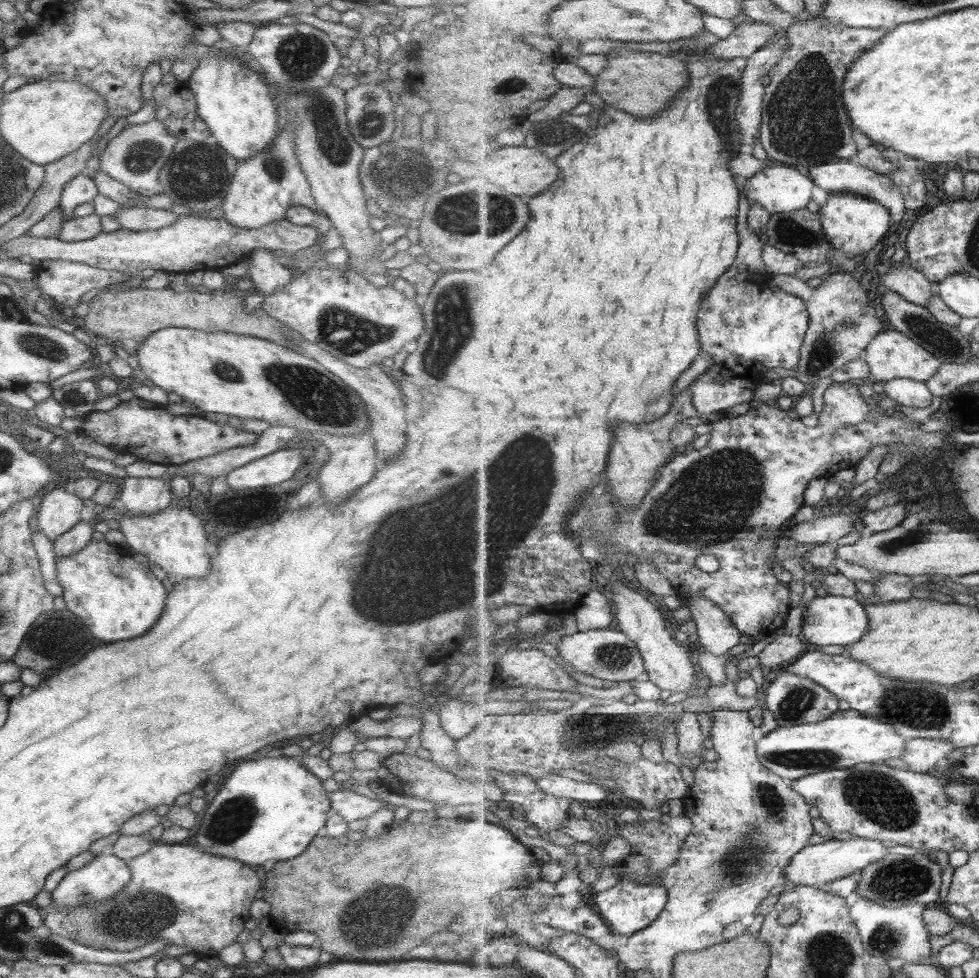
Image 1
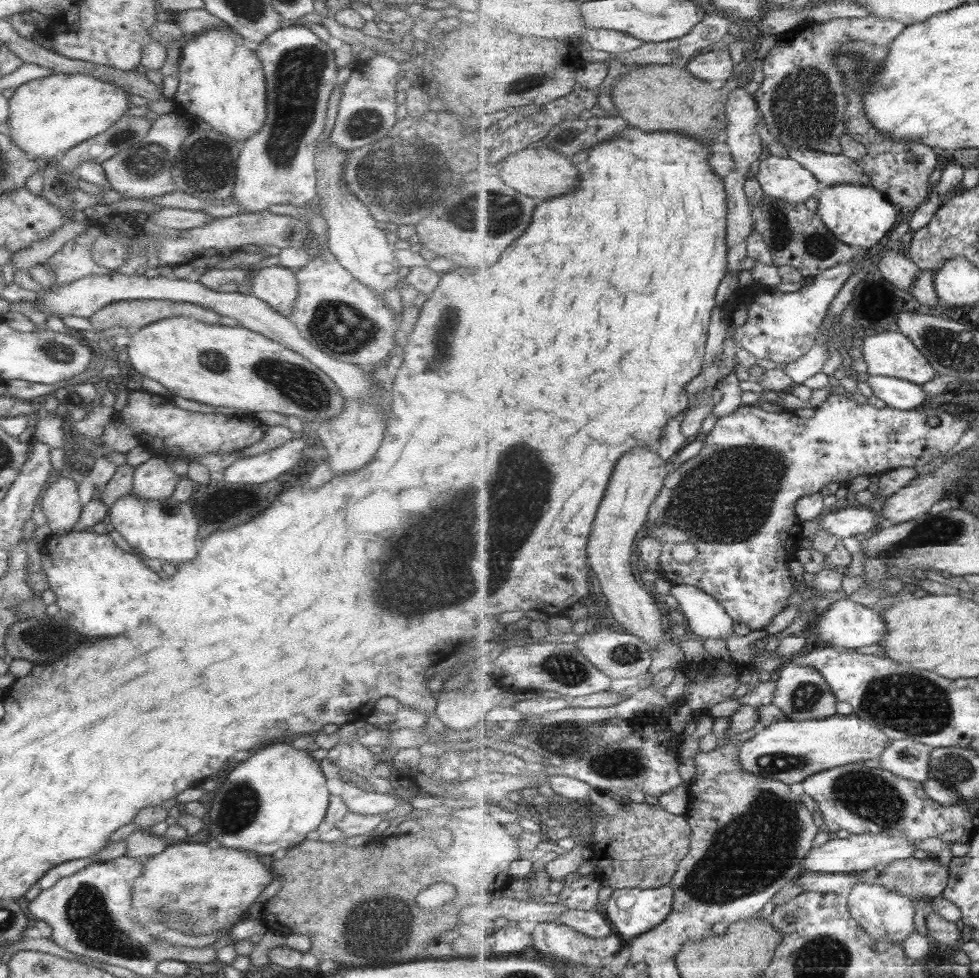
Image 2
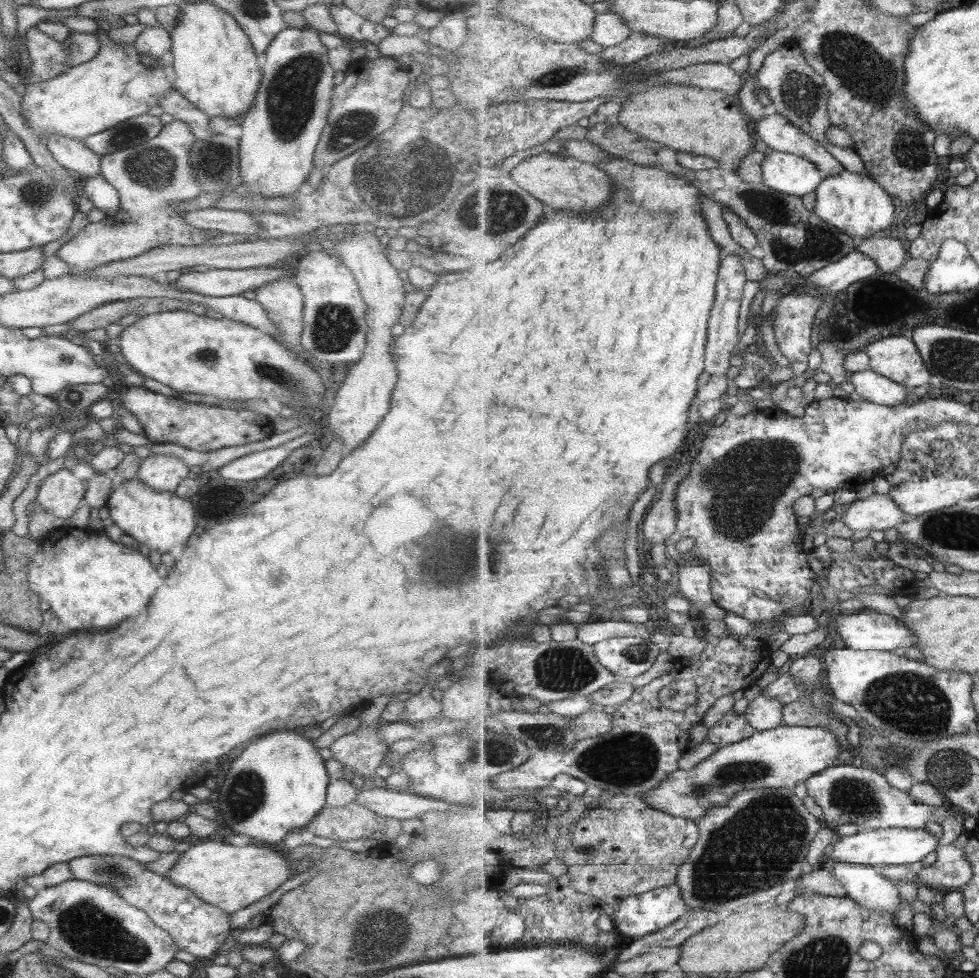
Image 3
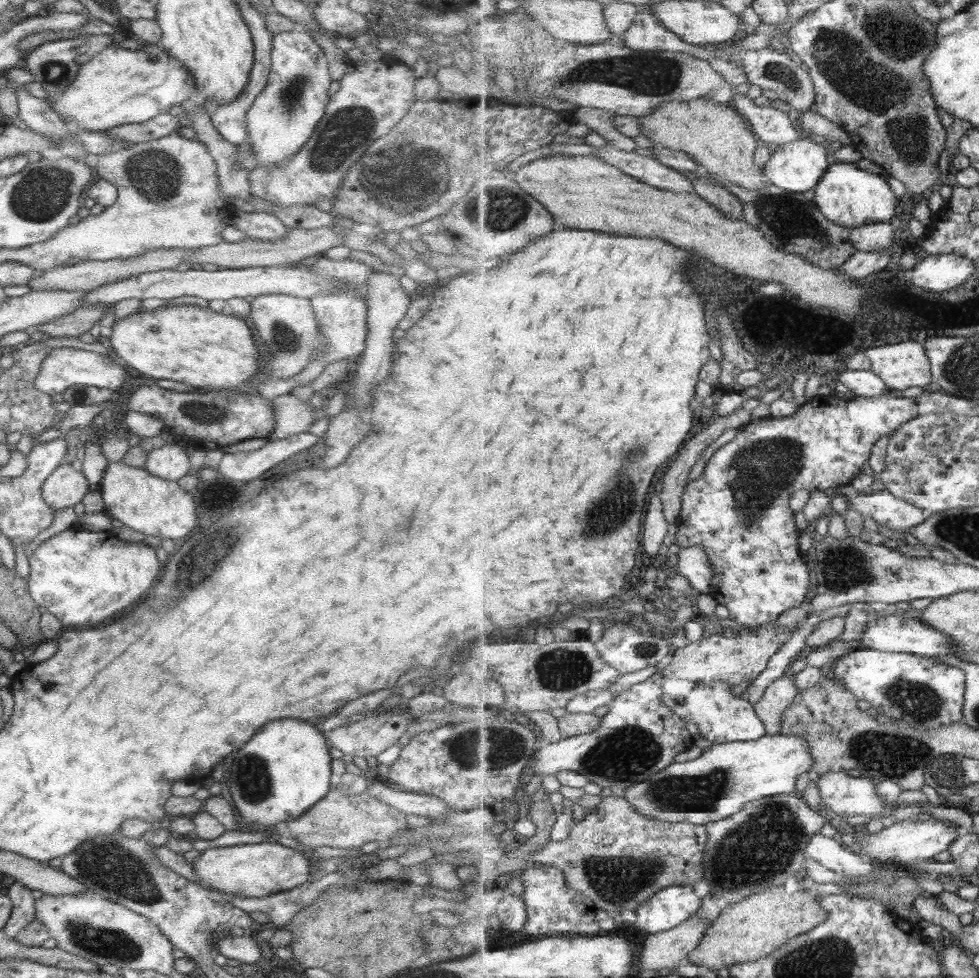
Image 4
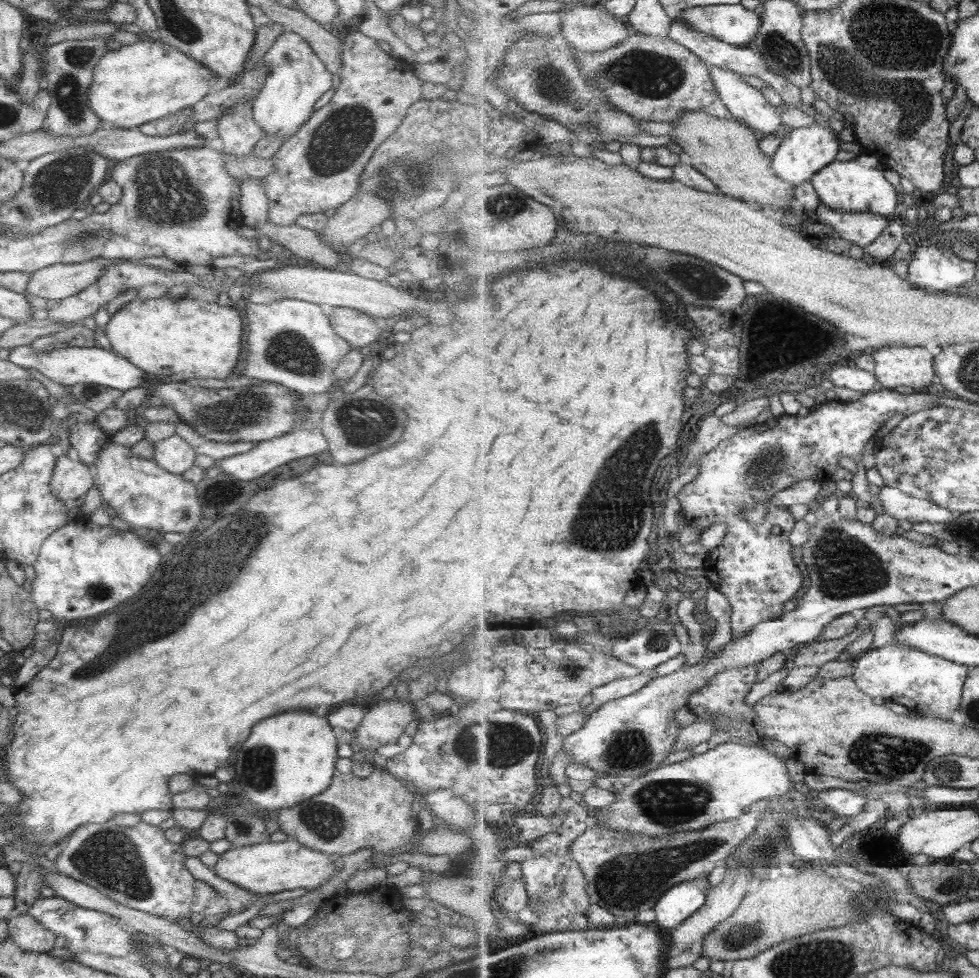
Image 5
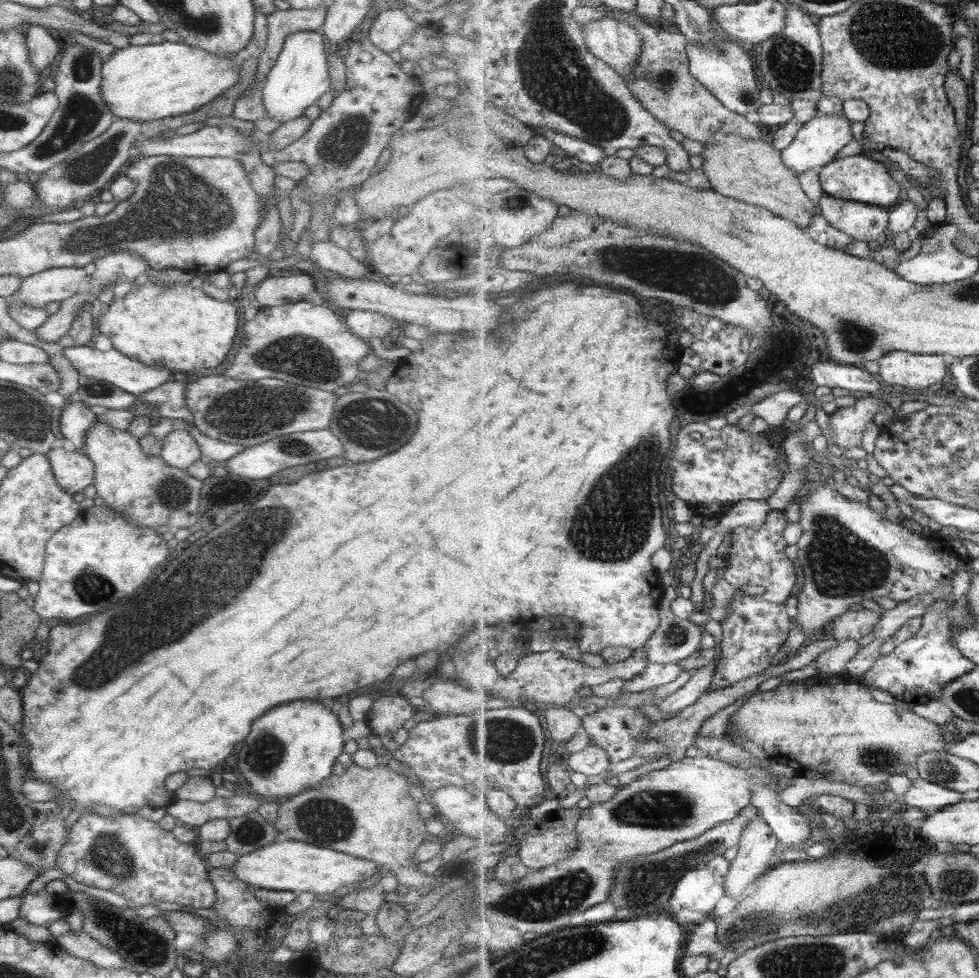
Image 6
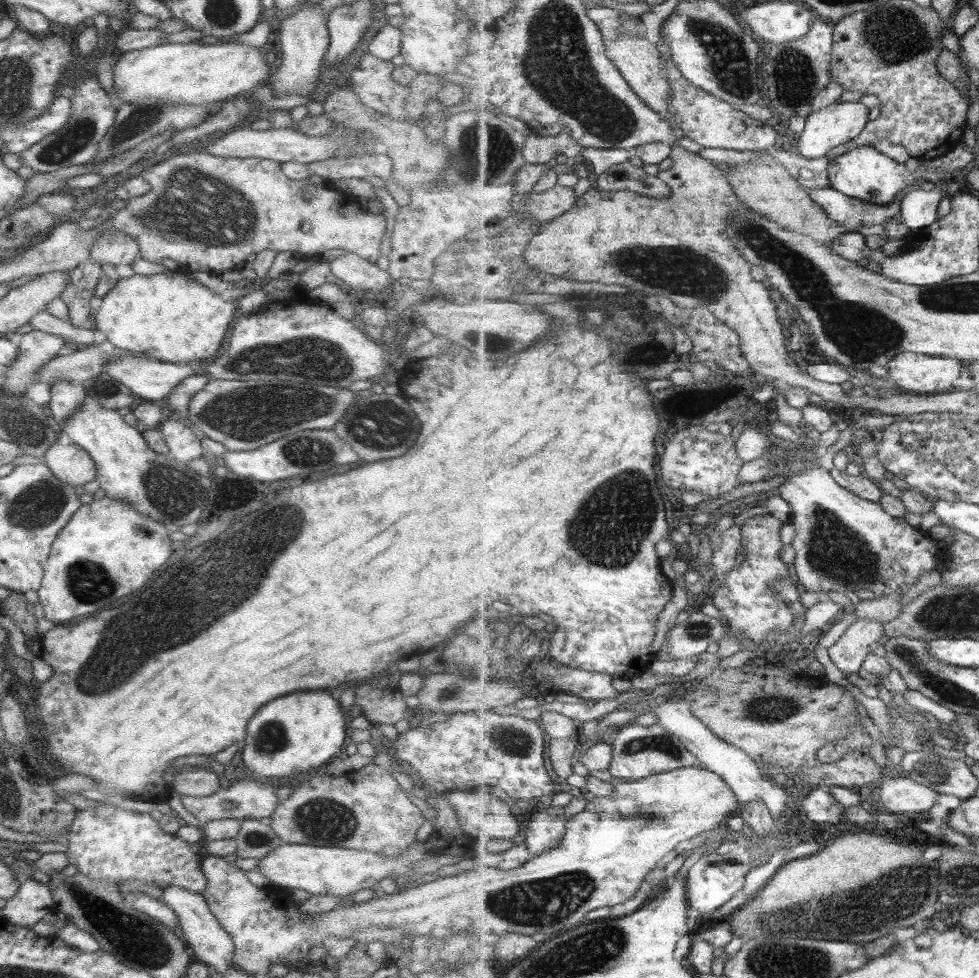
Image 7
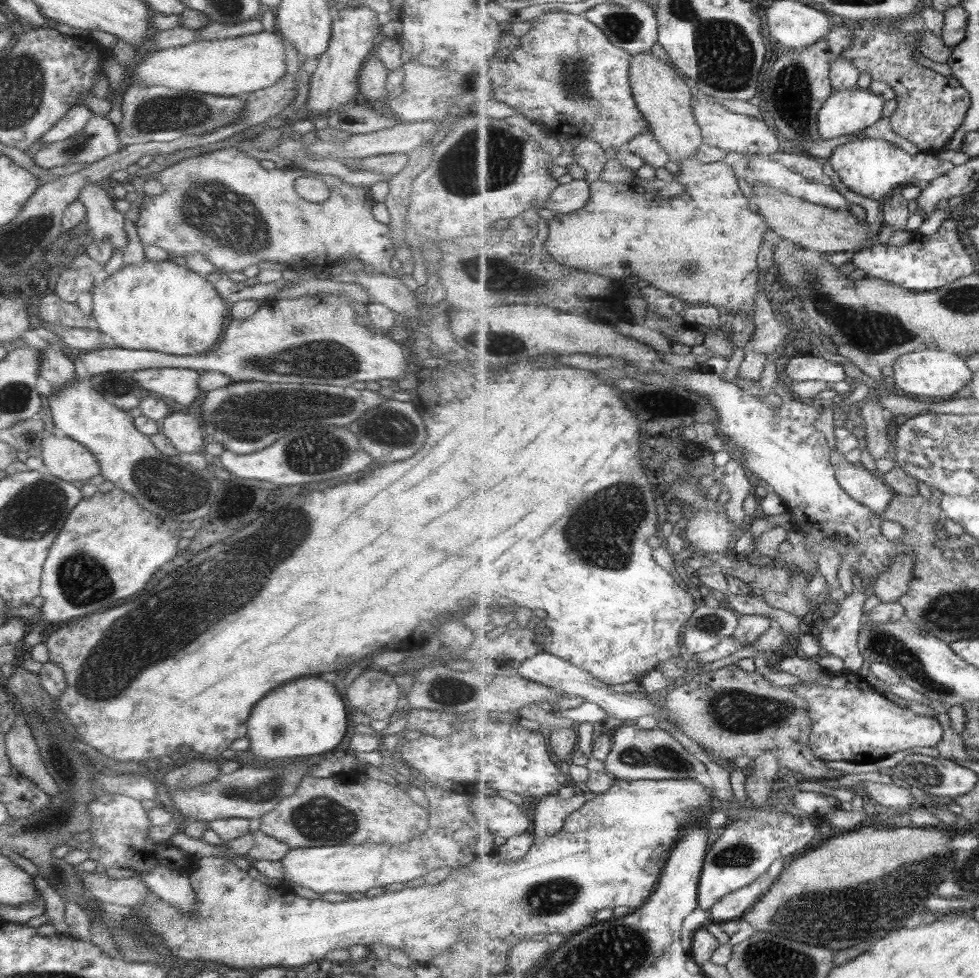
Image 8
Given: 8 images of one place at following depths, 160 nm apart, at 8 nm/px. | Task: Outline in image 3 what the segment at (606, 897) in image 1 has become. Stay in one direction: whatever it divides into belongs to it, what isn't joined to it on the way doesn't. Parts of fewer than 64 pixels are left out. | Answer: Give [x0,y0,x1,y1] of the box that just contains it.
[612,882,690,938]

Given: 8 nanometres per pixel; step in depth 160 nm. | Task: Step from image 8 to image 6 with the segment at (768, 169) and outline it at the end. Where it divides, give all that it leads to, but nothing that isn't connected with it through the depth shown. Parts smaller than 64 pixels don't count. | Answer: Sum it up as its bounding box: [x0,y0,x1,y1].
[818,193,890,244]

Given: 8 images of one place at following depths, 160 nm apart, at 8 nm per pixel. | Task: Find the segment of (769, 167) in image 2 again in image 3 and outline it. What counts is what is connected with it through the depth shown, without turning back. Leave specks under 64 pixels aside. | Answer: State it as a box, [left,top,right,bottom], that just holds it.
[761,151,826,196]

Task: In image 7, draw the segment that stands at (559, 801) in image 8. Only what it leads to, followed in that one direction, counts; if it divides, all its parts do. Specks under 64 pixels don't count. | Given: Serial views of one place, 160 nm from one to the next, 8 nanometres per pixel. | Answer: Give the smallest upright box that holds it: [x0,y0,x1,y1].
[522,797,589,858]

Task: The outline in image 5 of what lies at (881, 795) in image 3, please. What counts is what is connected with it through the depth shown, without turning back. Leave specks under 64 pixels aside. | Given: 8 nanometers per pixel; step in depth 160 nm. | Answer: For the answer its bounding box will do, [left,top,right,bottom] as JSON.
[817,787,868,818]

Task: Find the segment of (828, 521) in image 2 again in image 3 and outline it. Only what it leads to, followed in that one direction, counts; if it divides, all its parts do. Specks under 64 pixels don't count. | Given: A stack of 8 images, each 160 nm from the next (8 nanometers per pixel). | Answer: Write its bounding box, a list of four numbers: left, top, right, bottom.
[841,494,910,530]

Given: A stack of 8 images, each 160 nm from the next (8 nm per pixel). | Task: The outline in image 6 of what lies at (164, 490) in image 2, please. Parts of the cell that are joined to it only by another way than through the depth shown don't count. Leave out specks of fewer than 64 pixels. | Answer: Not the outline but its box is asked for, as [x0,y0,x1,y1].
[157,430,200,471]

